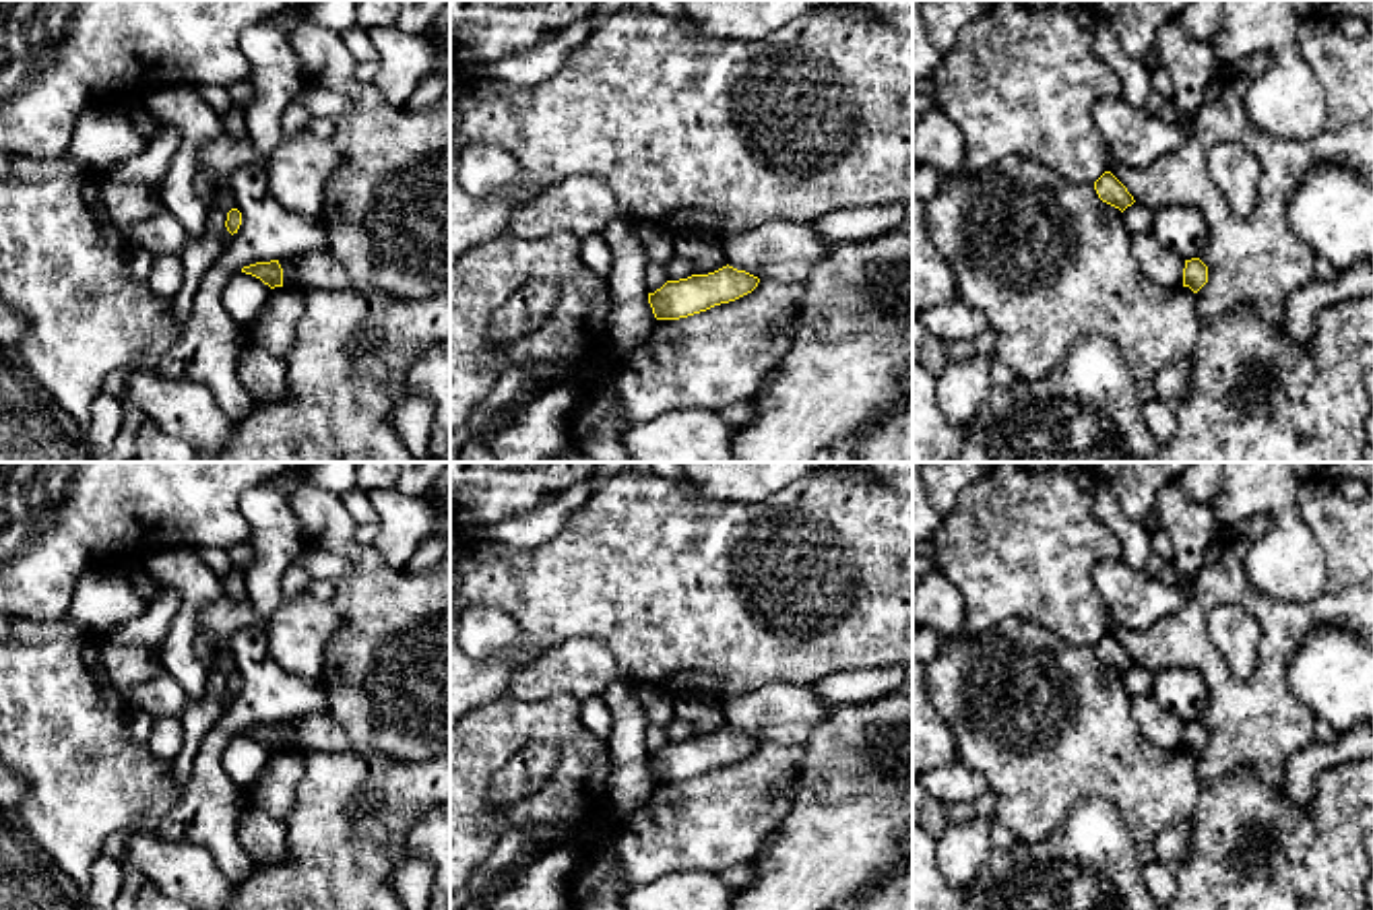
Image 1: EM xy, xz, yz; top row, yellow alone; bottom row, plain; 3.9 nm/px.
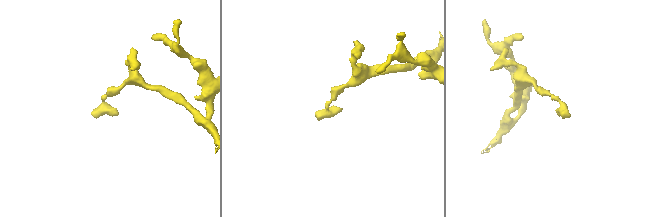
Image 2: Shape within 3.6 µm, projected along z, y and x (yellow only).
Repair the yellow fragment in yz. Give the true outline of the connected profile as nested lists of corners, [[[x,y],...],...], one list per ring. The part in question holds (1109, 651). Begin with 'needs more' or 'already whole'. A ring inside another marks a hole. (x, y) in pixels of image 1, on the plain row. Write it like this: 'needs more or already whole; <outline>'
already whole; [[[1105,633],[1094,644],[1094,652],[1103,664],[1119,671],[1121,675],[1136,664],[1127,650],[1111,633]]]

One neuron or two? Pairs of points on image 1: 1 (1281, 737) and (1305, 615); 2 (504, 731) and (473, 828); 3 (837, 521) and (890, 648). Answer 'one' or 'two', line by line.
1: one
2: one
3: one

